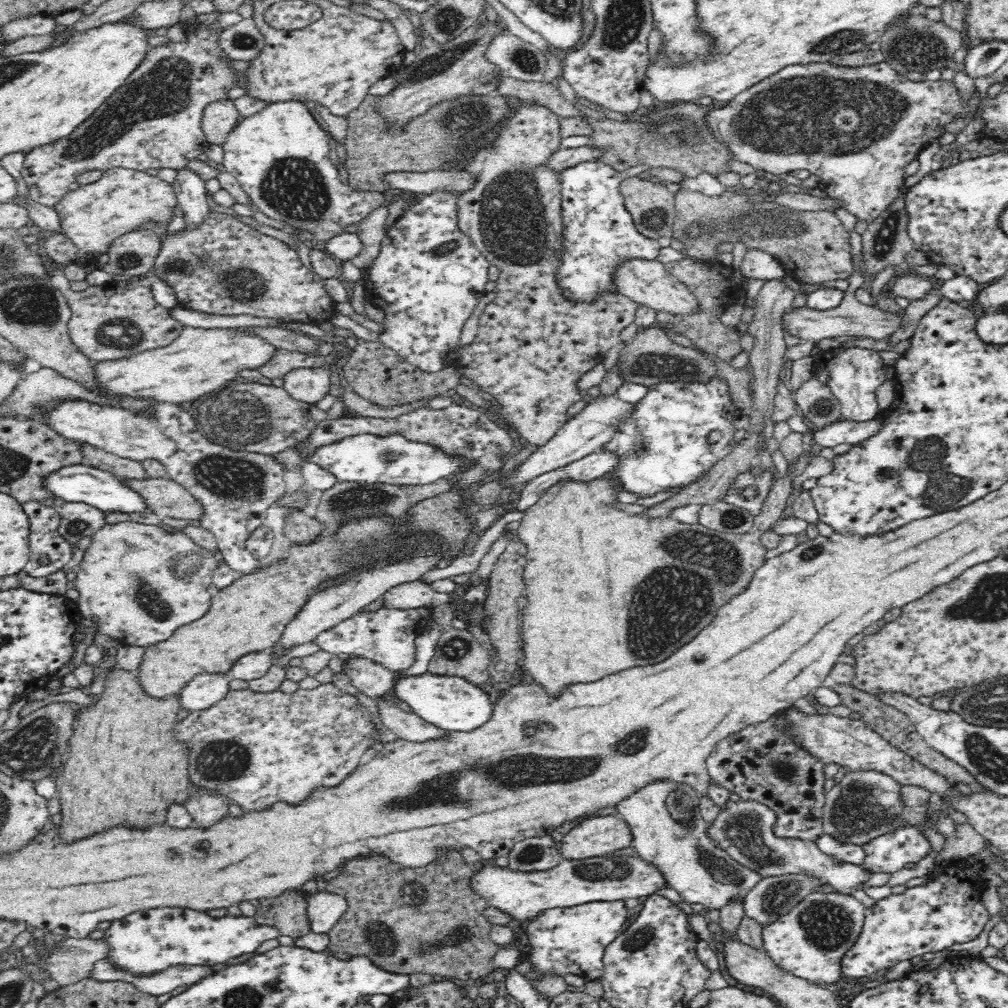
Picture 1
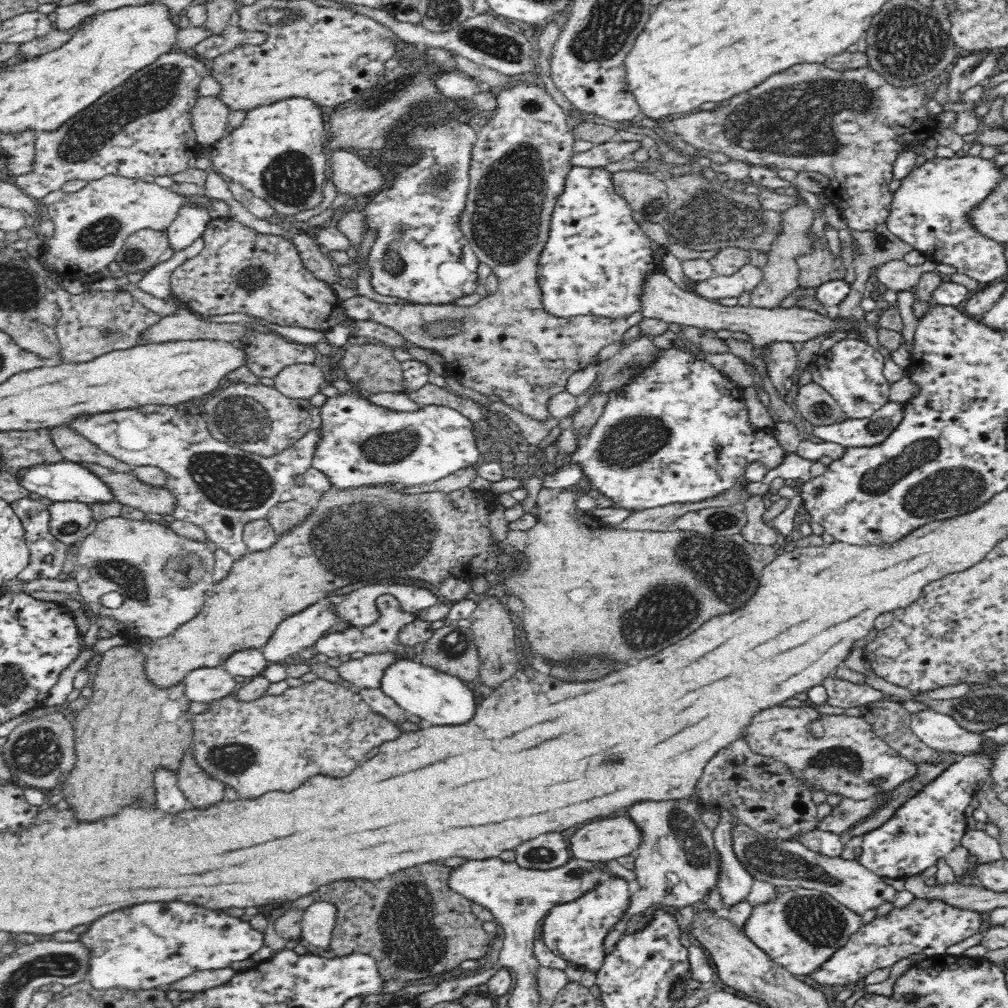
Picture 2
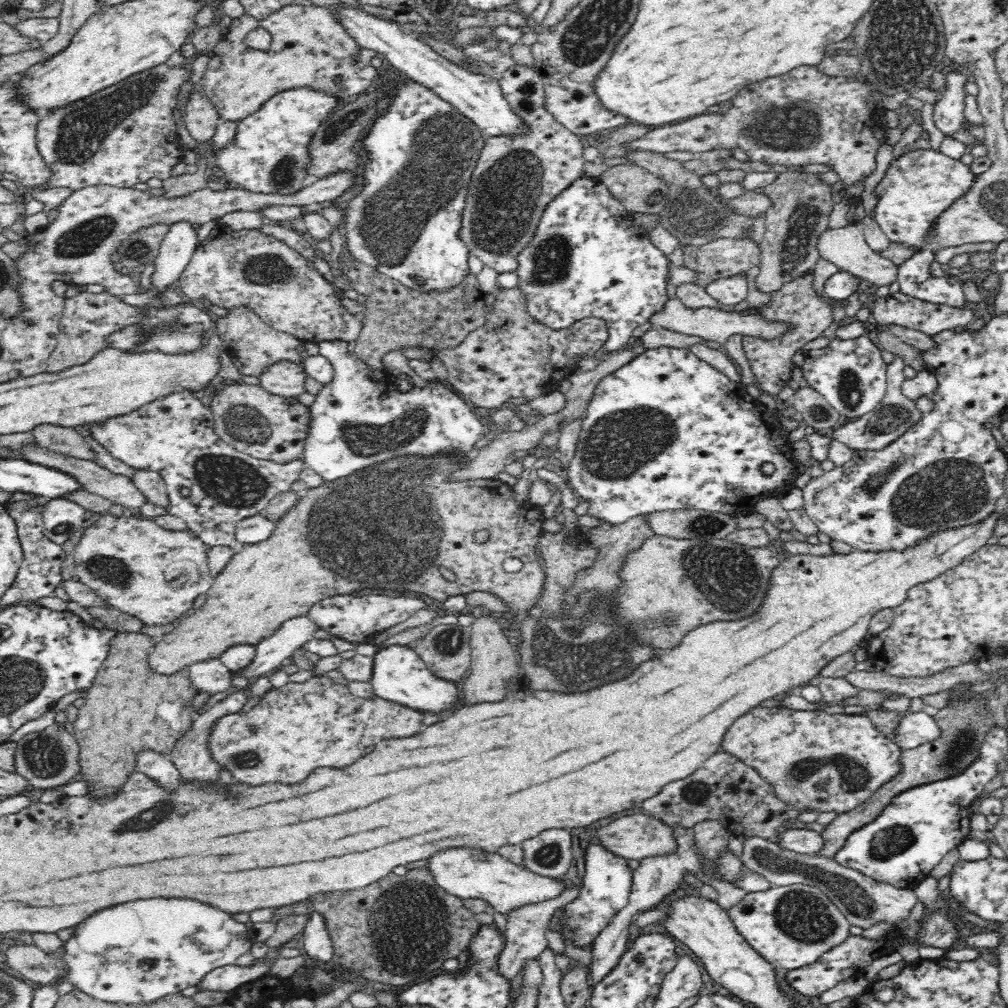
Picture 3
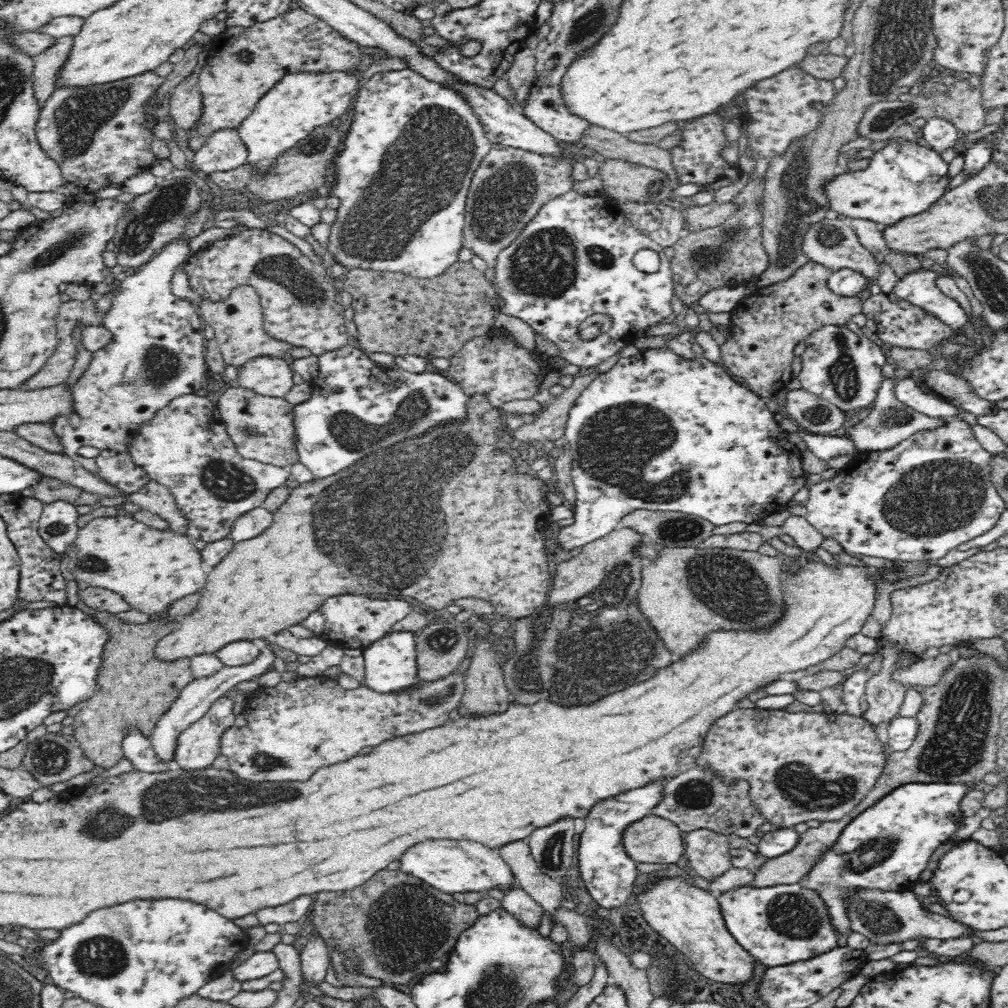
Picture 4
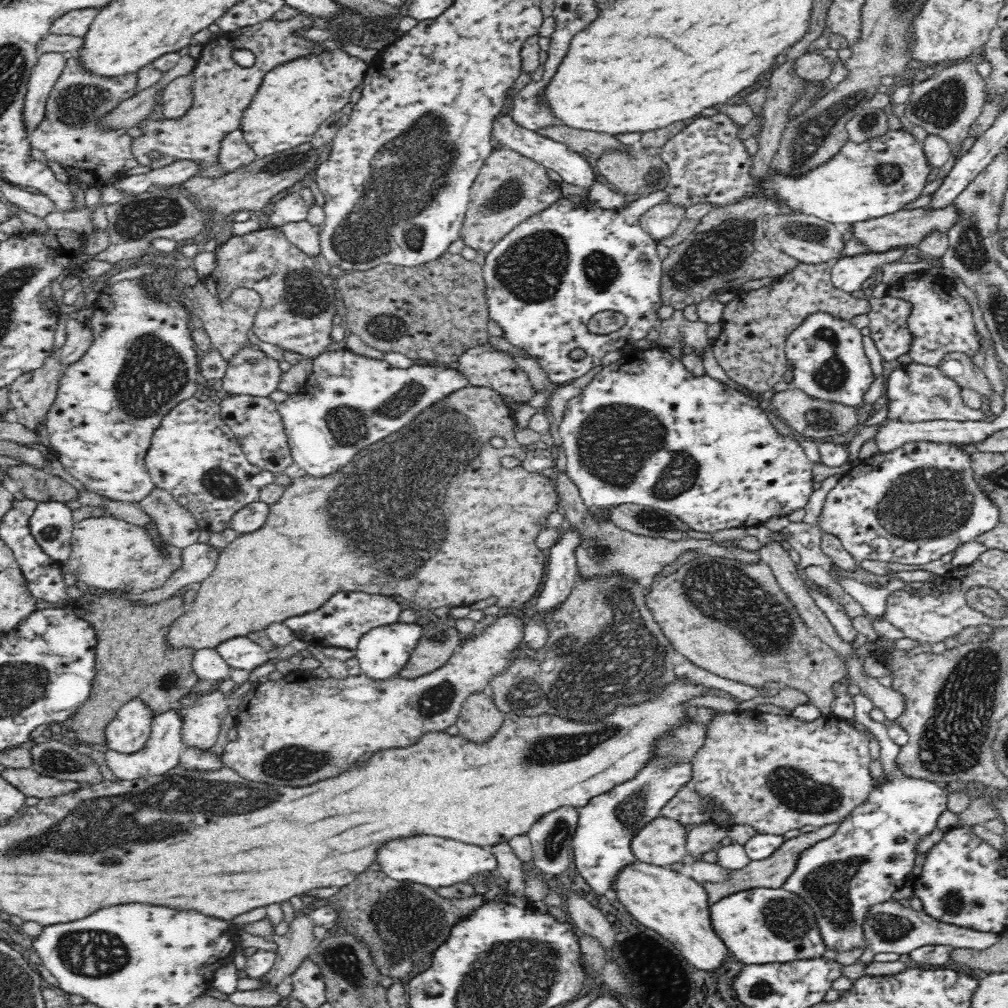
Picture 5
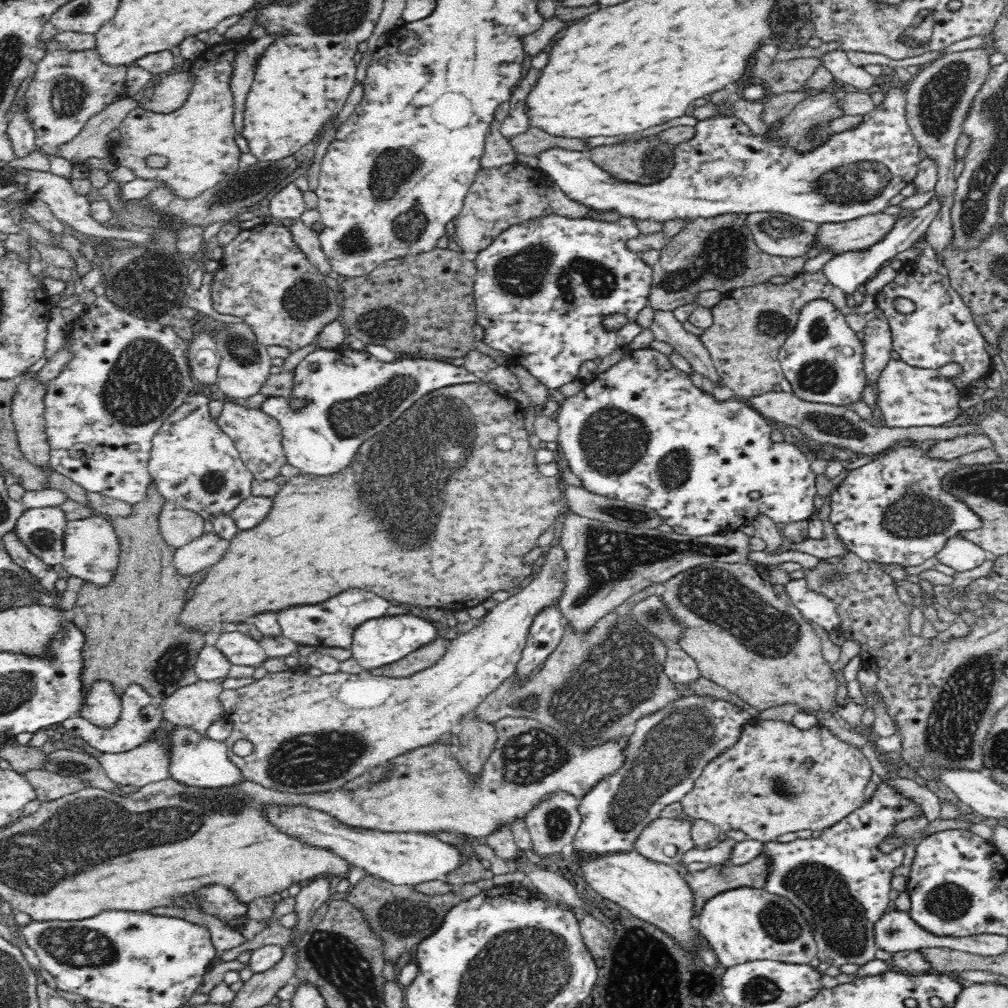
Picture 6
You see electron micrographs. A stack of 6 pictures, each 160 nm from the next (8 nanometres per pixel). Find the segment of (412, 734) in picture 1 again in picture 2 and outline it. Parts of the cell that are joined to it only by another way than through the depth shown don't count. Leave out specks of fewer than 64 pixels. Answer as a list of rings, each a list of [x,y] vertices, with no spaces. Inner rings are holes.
[[[362,688],[359,691],[359,695],[370,705],[370,708],[376,714],[383,716],[386,720],[395,724],[402,733],[418,732],[418,730],[424,727],[424,725],[416,724],[416,722],[410,722],[406,718],[404,709],[392,697],[386,695],[381,688]]]

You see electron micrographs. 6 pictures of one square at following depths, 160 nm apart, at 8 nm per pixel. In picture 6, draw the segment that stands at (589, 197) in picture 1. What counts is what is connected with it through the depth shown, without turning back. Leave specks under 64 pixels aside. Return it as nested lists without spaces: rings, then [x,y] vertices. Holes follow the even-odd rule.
[[[547,214],[535,219],[530,219],[522,223],[515,224],[504,230],[499,237],[496,237],[486,250],[482,250],[472,256],[476,265],[476,282],[474,284],[474,302],[476,303],[476,320],[484,328],[484,339],[482,342],[492,349],[501,351],[508,355],[508,360],[516,364],[522,364],[539,382],[542,382],[550,390],[558,390],[564,384],[574,382],[578,378],[580,366],[584,361],[593,361],[594,359],[603,359],[628,344],[642,334],[642,324],[638,324],[638,312],[648,307],[648,300],[654,281],[654,271],[650,264],[642,260],[642,251],[636,251],[628,247],[628,242],[633,238],[640,236],[640,227],[638,219],[630,216],[619,215],[617,219],[608,221],[608,219],[593,219],[588,216],[584,218],[568,218],[568,216],[558,216],[558,214]],[[610,313],[622,313],[628,317],[628,322],[622,329],[615,333],[608,333],[603,329],[601,320],[604,315]]]

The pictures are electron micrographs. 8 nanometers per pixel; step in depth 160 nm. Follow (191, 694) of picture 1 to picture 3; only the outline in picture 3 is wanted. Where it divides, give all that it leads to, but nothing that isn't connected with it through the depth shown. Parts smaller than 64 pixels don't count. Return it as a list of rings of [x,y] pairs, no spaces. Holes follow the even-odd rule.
[[[219,659],[206,660],[206,662],[196,662],[190,664],[189,679],[192,686],[202,694],[209,694],[211,697],[218,692],[231,692],[233,672],[228,670]]]

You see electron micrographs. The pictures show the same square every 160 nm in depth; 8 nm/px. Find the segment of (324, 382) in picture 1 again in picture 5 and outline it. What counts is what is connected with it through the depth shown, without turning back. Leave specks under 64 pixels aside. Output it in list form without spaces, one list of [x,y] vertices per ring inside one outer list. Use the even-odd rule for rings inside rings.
[[[246,348],[229,362],[225,378],[222,379],[223,389],[232,395],[247,394],[255,397],[270,397],[272,392],[276,392],[280,388],[283,374],[279,361],[268,358],[260,349]]]

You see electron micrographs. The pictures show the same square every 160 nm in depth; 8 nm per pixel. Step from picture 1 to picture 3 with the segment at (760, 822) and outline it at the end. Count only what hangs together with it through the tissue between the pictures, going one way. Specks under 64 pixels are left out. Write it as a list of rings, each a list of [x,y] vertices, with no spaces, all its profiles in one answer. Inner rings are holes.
[[[747,836],[745,839],[740,858],[746,869],[766,878],[775,887],[806,885],[818,888],[831,902],[836,903],[852,926],[868,929],[879,922],[888,922],[896,928],[896,922],[906,920],[909,910],[918,900],[912,889],[879,882],[854,868],[838,864],[834,858],[793,852],[760,836]]]

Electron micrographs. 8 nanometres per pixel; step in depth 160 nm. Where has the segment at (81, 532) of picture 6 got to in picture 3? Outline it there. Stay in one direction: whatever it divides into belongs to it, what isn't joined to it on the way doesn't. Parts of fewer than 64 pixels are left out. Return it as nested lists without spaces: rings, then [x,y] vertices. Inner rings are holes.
[[[101,515],[84,530],[74,549],[75,579],[89,586],[94,594],[110,607],[136,617],[144,626],[166,626],[182,618],[194,608],[194,600],[214,582],[209,572],[206,543],[190,530],[166,530],[152,518]]]

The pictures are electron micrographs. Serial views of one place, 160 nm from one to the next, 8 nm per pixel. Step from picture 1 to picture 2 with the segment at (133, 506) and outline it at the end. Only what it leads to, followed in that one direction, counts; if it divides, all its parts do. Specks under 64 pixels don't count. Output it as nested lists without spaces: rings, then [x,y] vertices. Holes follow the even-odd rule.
[[[62,461],[56,464],[40,464],[31,469],[22,470],[20,474],[21,484],[30,492],[36,492],[52,502],[83,502],[87,505],[110,504],[118,502],[113,489],[99,476],[86,468],[83,463],[74,461]]]

